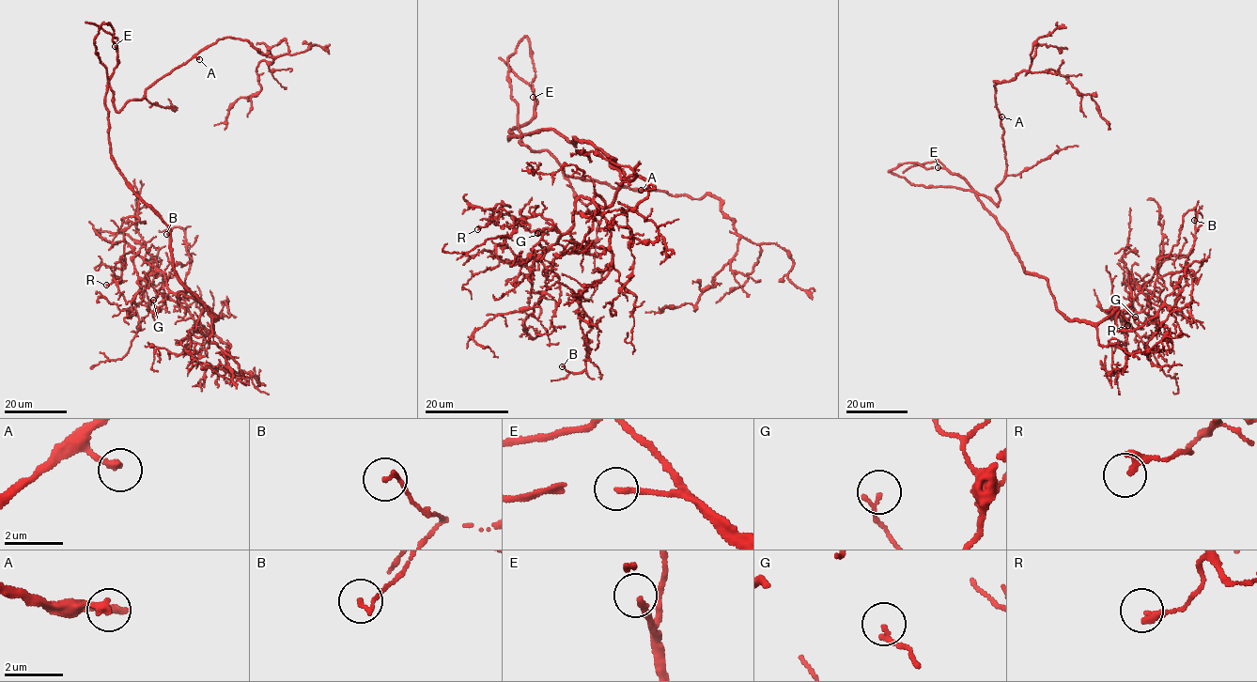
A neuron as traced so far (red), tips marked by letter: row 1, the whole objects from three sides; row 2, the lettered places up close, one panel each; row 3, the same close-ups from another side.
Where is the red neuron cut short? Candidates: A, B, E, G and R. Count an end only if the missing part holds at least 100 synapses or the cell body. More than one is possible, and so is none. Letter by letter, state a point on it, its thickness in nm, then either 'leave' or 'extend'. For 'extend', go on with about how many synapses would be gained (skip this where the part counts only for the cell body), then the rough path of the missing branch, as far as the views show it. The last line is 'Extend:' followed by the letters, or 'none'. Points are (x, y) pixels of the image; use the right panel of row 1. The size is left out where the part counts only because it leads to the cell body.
A: place (1001, 116); calibre 240 nm; leave
B: place (1194, 220); calibre 140 nm; leave
E: place (938, 167); calibre 200 nm; leave
G: place (1135, 317); calibre 140 nm; leave
R: place (1127, 325); calibre 300 nm; leave
Extend: none

